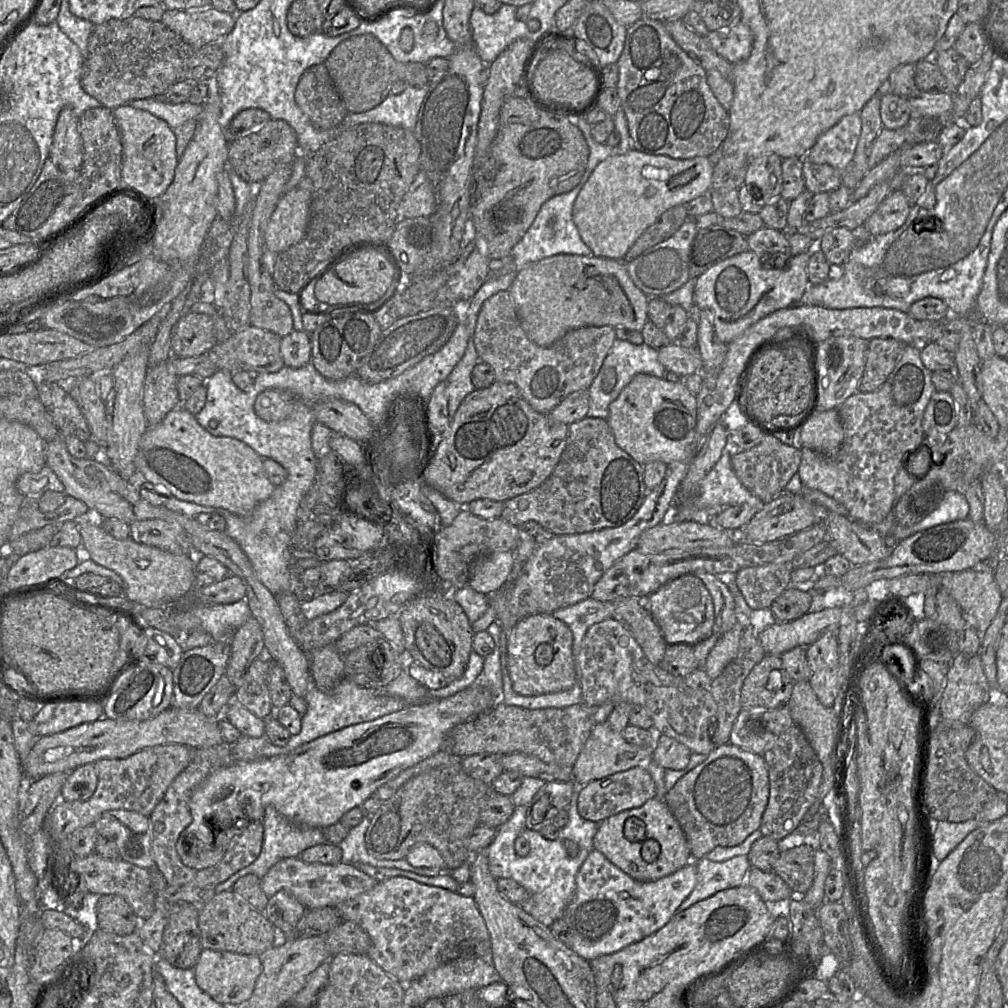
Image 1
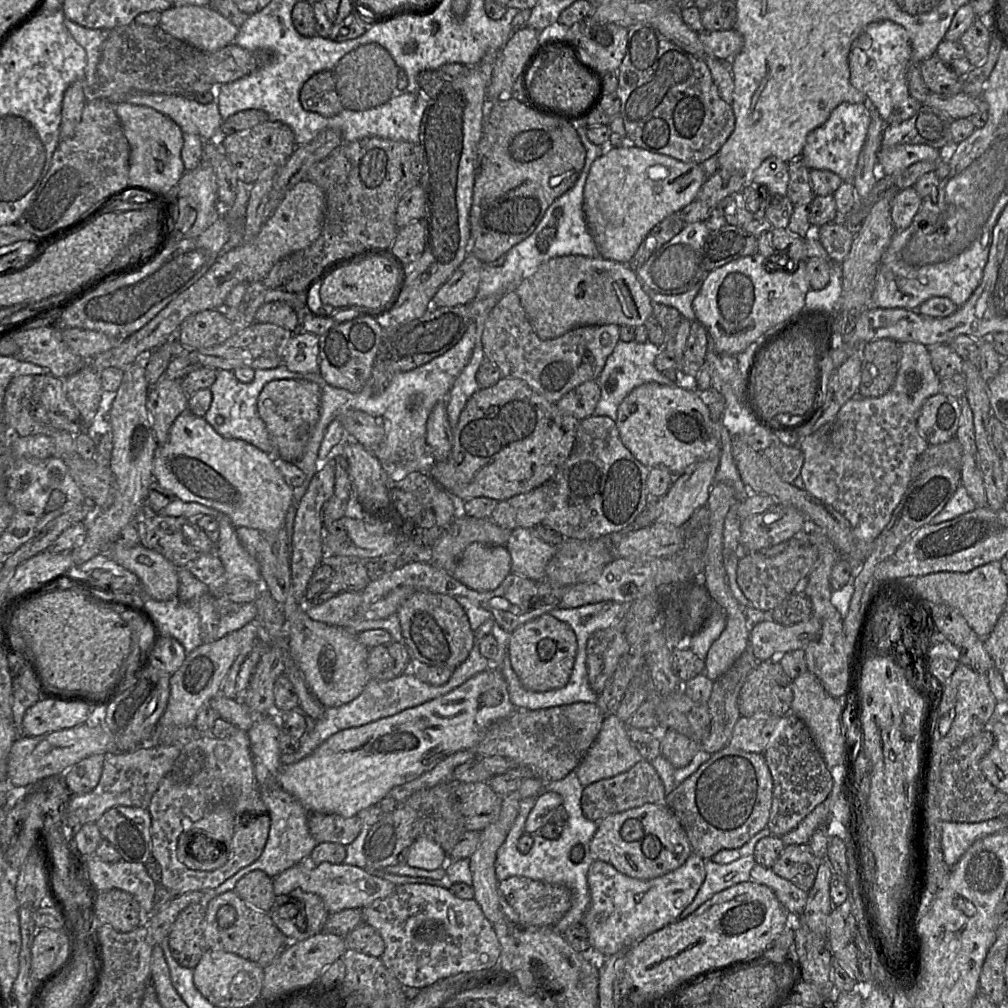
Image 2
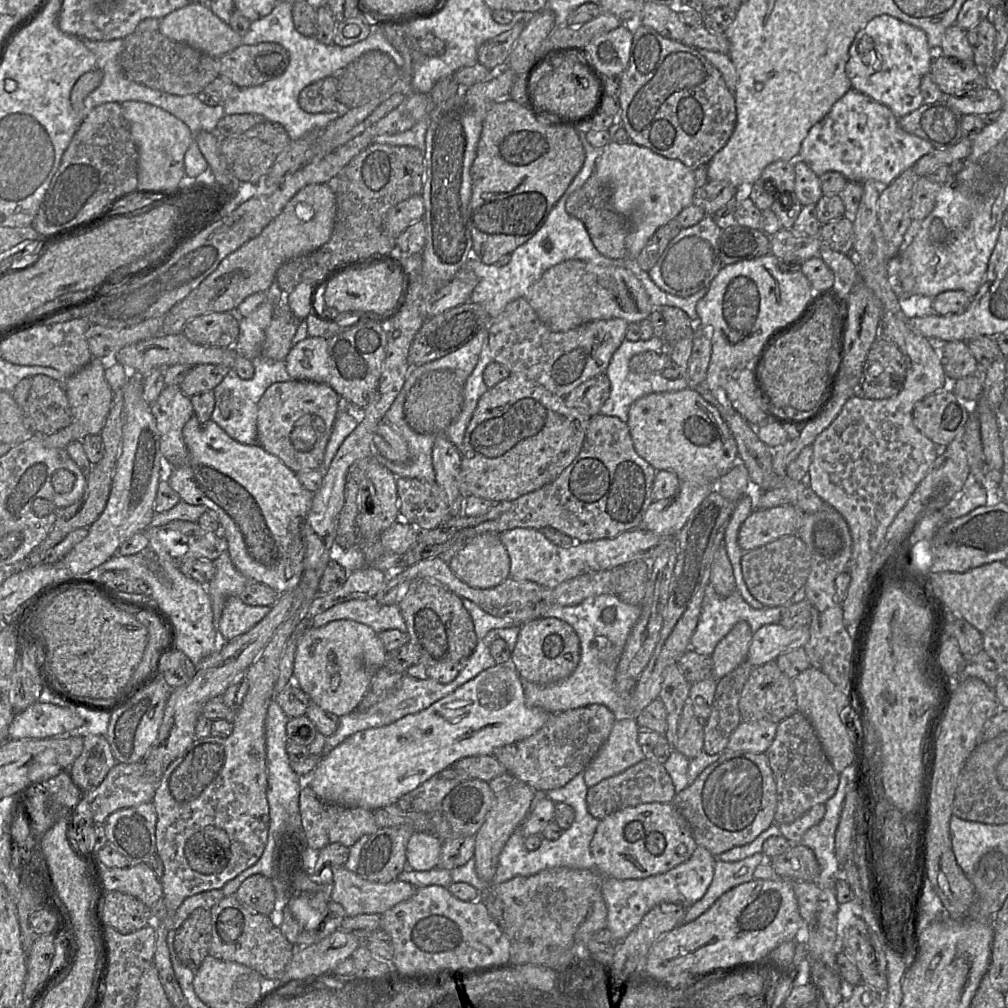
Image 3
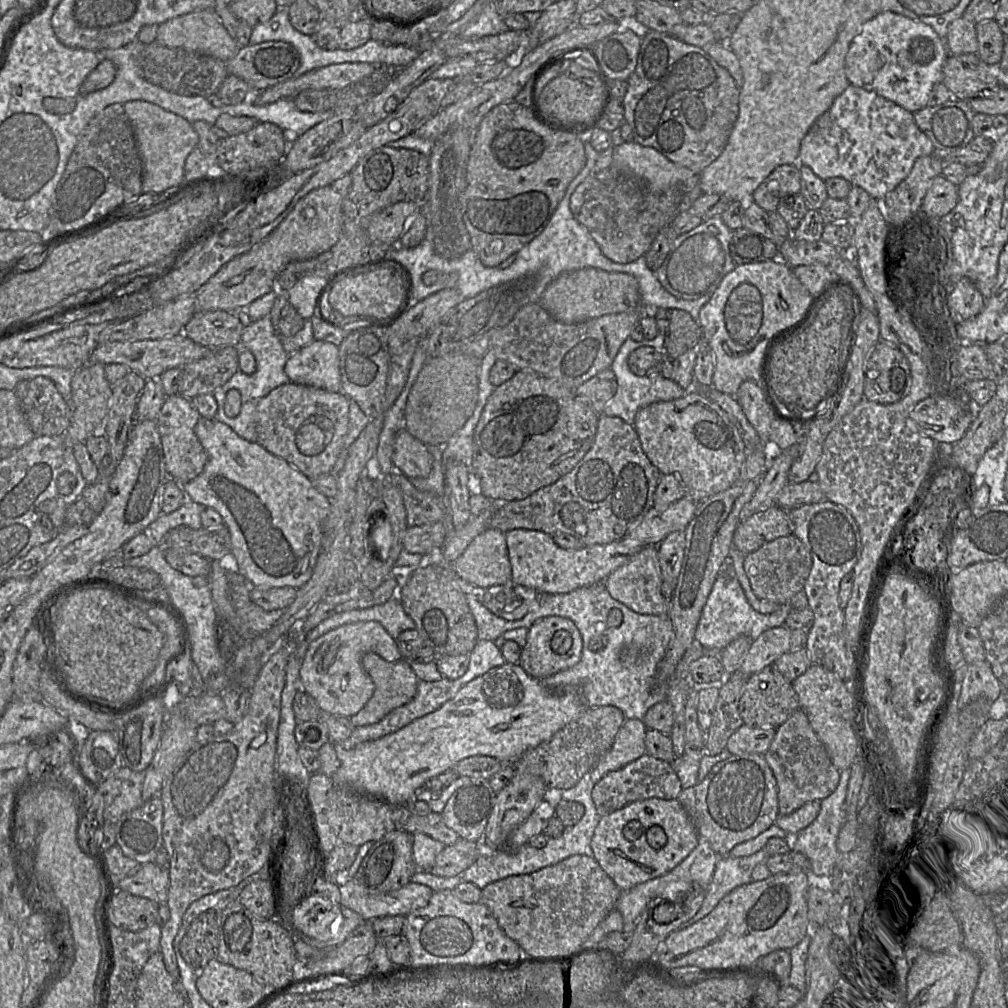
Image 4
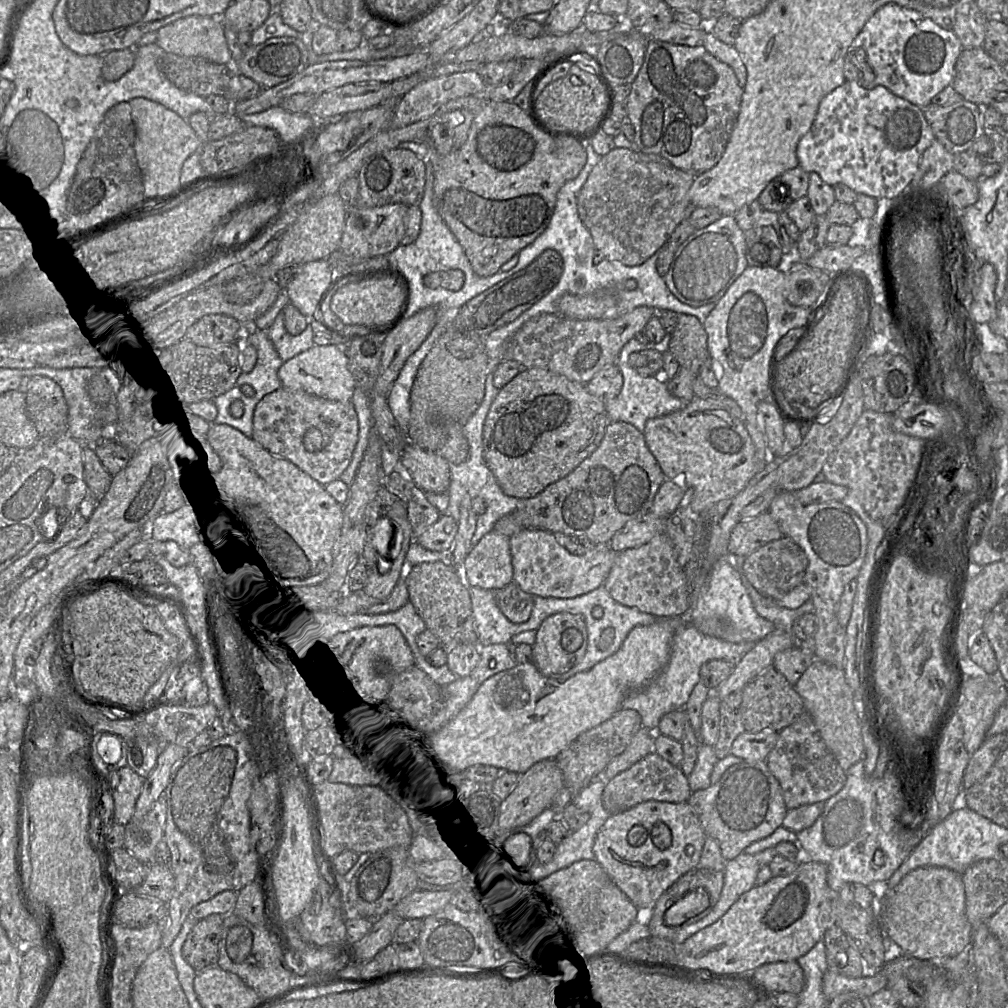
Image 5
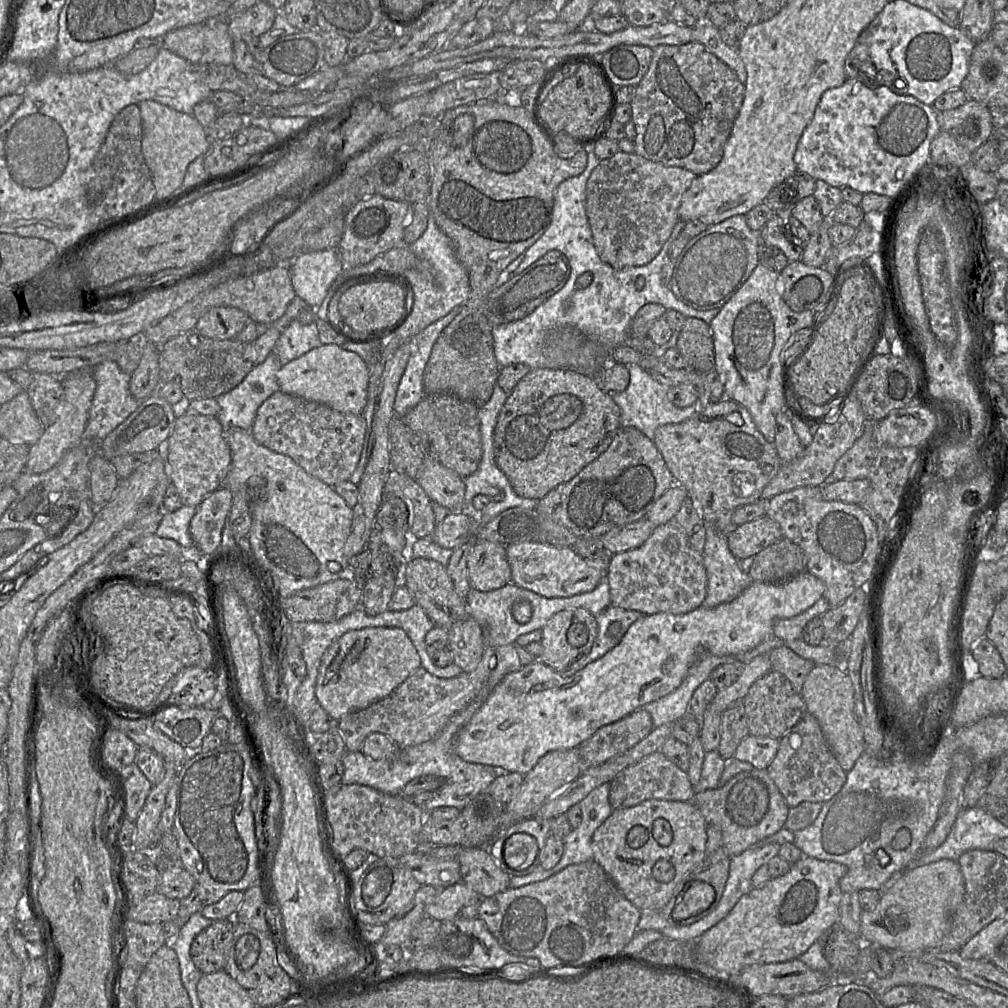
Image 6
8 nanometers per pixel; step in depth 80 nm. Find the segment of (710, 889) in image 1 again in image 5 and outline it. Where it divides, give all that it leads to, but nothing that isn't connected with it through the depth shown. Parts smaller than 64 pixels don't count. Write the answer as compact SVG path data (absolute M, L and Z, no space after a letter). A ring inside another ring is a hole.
M770 847L756 854L741 853L725 862L724 884L718 902L700 921L678 931L672 938L674 945L683 943L700 930L719 920L745 892L755 886L759 870L776 857L775 847Z

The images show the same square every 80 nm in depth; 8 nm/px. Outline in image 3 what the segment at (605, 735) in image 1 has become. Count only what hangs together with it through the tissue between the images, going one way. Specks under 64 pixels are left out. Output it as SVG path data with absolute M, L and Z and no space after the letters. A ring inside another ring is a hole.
M634 717L615 721L608 739L582 772L588 787L618 775L646 759L639 743L640 730Z

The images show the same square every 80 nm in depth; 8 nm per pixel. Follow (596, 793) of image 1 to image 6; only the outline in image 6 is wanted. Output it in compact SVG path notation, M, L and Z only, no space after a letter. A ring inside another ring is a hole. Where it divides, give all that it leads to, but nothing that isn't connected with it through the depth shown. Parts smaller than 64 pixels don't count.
M660 751L654 752L619 773L610 783L609 803L613 810L630 808L649 799L692 801L696 788L688 774Z

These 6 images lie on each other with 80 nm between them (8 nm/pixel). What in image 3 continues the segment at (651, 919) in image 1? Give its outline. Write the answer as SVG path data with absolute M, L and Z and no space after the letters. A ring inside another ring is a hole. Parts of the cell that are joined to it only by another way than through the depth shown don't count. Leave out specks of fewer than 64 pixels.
M697 846L694 853L684 863L670 871L646 879L618 880L604 877L602 895L607 907L606 928L617 940L624 940L642 921L643 917L656 905L671 903L689 908L706 893L714 875L716 858L704 847Z

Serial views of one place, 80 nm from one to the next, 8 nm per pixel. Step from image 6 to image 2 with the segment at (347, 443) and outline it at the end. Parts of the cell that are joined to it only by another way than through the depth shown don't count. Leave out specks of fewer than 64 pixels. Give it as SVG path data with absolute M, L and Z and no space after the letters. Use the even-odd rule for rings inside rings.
M273 380L257 398L257 411L275 444L275 456L288 463L301 460L319 419L320 388L307 380Z

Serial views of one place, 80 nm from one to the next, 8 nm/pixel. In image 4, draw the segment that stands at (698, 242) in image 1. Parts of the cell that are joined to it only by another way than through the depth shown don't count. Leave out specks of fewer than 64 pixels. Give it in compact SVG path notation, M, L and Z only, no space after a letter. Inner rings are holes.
M746 228L733 231L729 251L736 266L778 258L778 247L773 241Z

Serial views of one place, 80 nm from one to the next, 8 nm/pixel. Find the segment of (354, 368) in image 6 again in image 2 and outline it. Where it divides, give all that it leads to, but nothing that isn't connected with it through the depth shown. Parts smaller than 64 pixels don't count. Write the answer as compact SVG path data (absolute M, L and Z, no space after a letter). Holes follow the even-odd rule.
M307 332L292 335L285 348L282 364L291 372L318 373L319 336Z

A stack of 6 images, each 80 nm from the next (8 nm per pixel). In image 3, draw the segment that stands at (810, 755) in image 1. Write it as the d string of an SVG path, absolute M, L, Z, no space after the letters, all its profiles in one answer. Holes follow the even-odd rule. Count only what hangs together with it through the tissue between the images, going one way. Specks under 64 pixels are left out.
M795 712L777 724L775 738L765 752L777 784L777 808L775 824L789 824L800 818L813 806L824 804L830 799L839 784L839 774L825 754L822 744L810 720L802 713Z

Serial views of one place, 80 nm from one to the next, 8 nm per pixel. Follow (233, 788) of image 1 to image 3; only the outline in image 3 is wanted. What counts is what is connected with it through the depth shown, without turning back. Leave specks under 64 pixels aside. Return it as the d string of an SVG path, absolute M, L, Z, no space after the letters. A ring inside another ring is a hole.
M497 664L479 673L428 708L409 714L389 725L359 731L330 752L324 753L308 778L302 778L318 799L325 803L375 811L393 805L404 794L416 789L460 759L492 755L499 747L535 734L552 713L527 704L523 681L511 664Z

